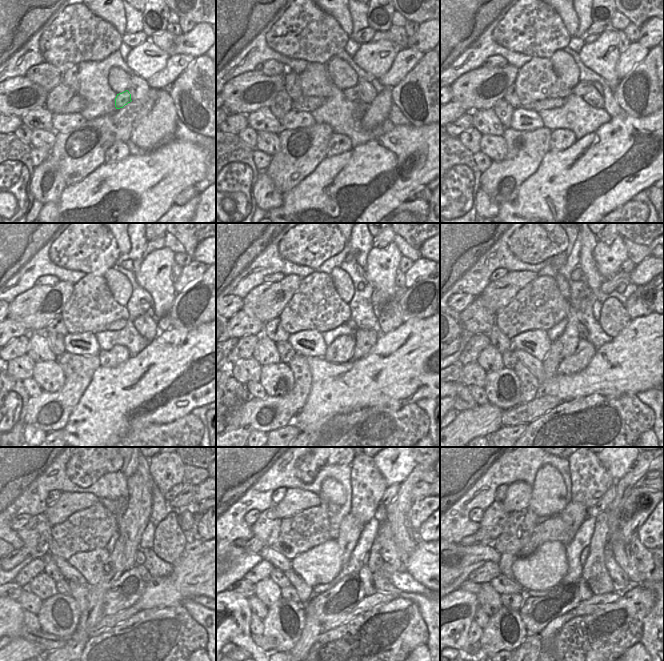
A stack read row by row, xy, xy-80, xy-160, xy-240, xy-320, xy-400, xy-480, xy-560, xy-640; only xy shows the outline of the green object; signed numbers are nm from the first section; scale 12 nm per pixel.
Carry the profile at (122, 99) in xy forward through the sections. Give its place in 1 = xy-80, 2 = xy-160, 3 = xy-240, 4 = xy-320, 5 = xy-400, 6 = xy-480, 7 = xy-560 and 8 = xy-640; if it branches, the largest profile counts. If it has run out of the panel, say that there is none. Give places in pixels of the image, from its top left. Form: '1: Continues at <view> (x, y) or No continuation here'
1: Continues at xy-80 (352, 94)
2: Continues at xy-160 (581, 88)
3: Continues at xy-240 (145, 305)
4: Continues at xy-320 (377, 297)
5: Continues at xy-400 (608, 286)
6: Continues at xy-480 (183, 500)
7: Continues at xy-560 (419, 491)
8: Continues at xy-640 (643, 485).

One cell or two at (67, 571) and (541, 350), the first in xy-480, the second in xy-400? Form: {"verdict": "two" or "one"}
{"verdict": "two"}

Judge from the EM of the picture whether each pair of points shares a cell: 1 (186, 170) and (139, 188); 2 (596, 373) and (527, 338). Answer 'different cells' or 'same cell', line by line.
1: same cell
2: different cells

